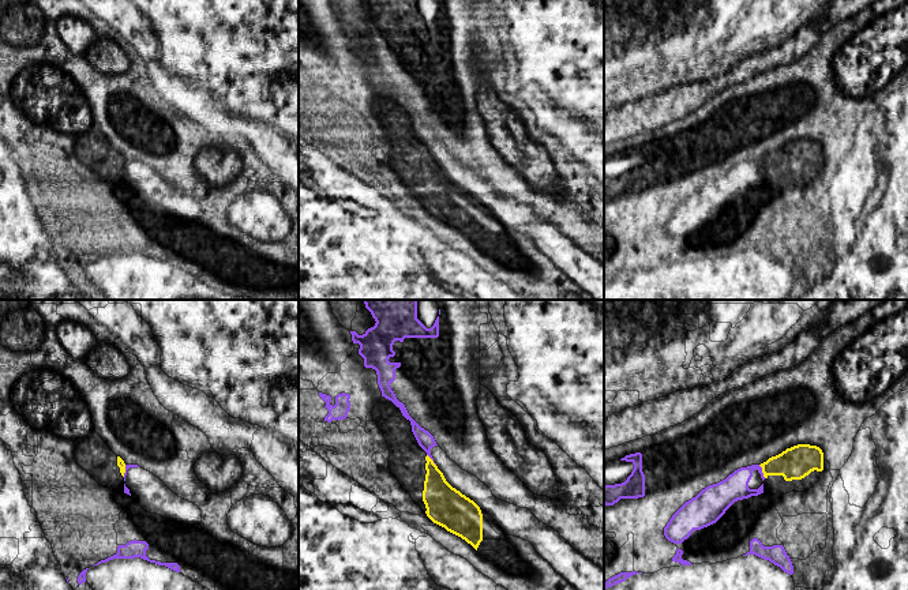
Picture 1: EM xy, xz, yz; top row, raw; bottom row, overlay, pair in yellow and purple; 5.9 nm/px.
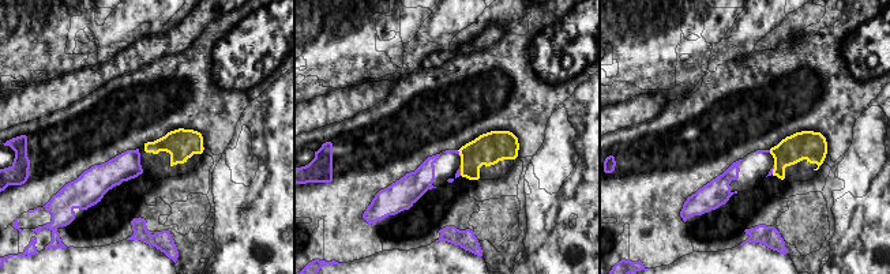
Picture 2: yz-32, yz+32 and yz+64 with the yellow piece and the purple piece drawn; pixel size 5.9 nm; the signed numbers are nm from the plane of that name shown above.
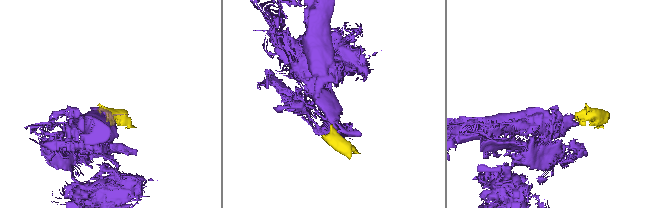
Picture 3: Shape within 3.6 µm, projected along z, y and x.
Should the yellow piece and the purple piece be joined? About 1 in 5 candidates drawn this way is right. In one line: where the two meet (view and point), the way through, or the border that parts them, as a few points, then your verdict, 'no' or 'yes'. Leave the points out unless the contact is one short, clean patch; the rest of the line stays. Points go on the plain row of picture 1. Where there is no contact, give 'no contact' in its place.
yz (762, 166) | along yz (758, 160), (765, 172) | no

